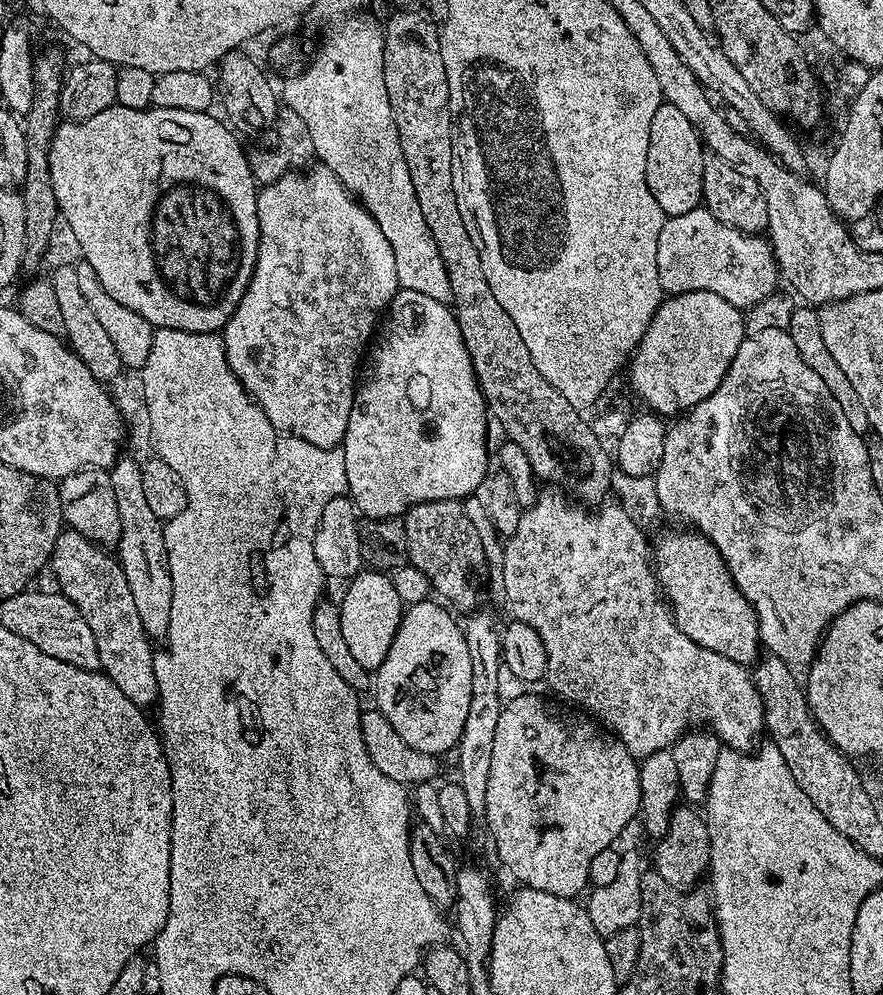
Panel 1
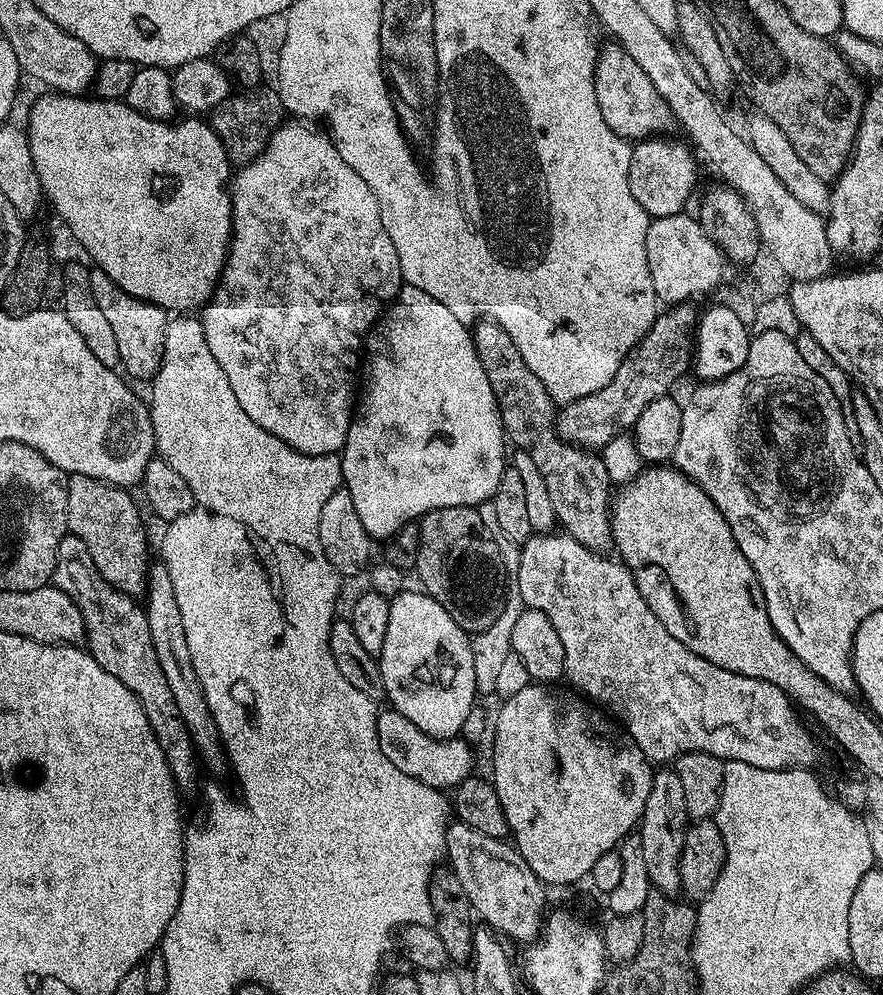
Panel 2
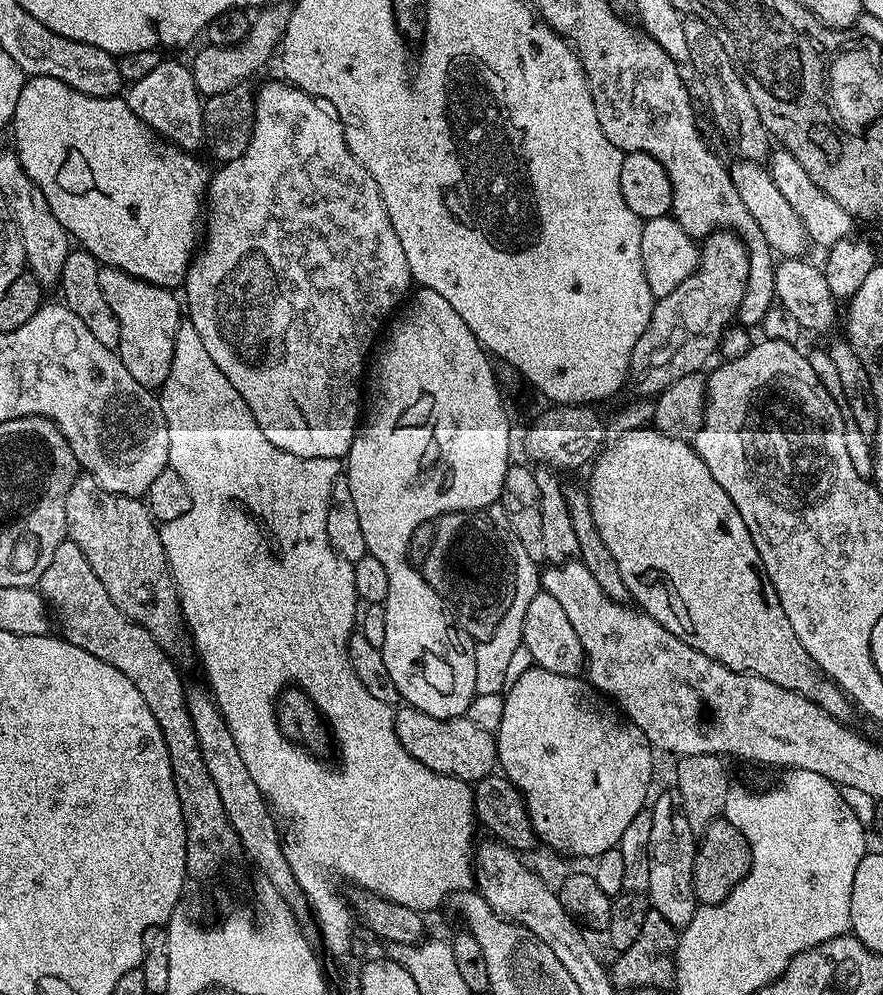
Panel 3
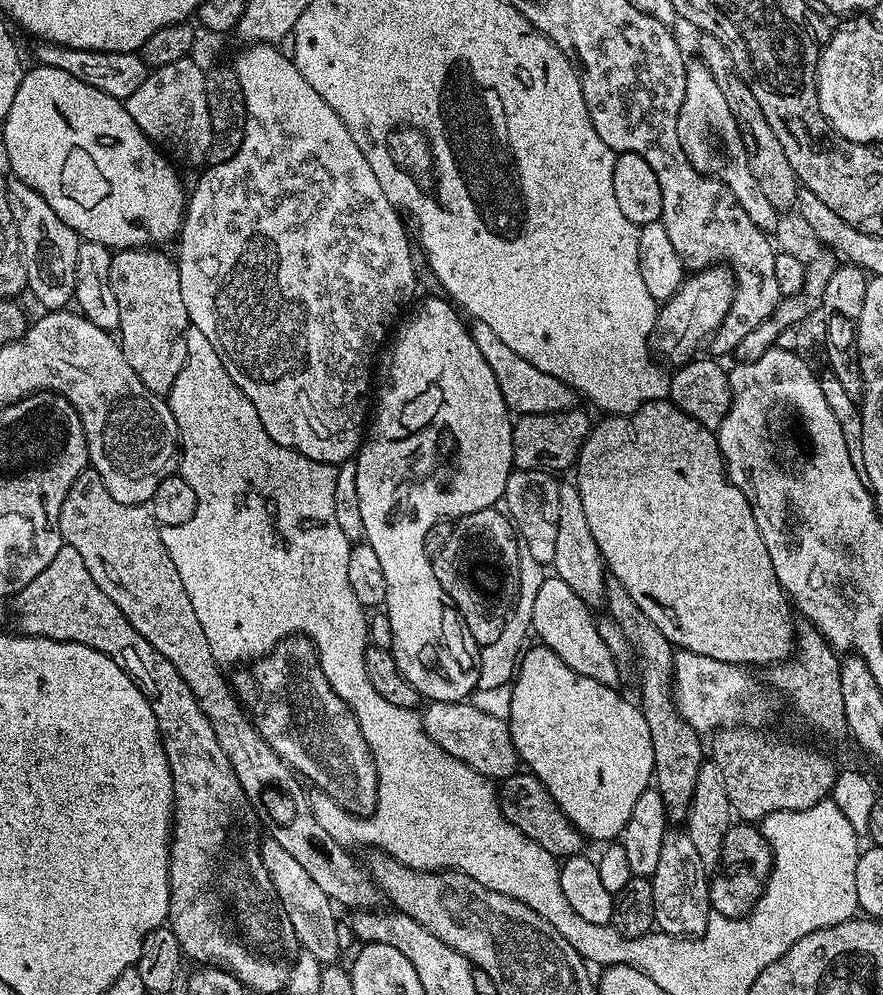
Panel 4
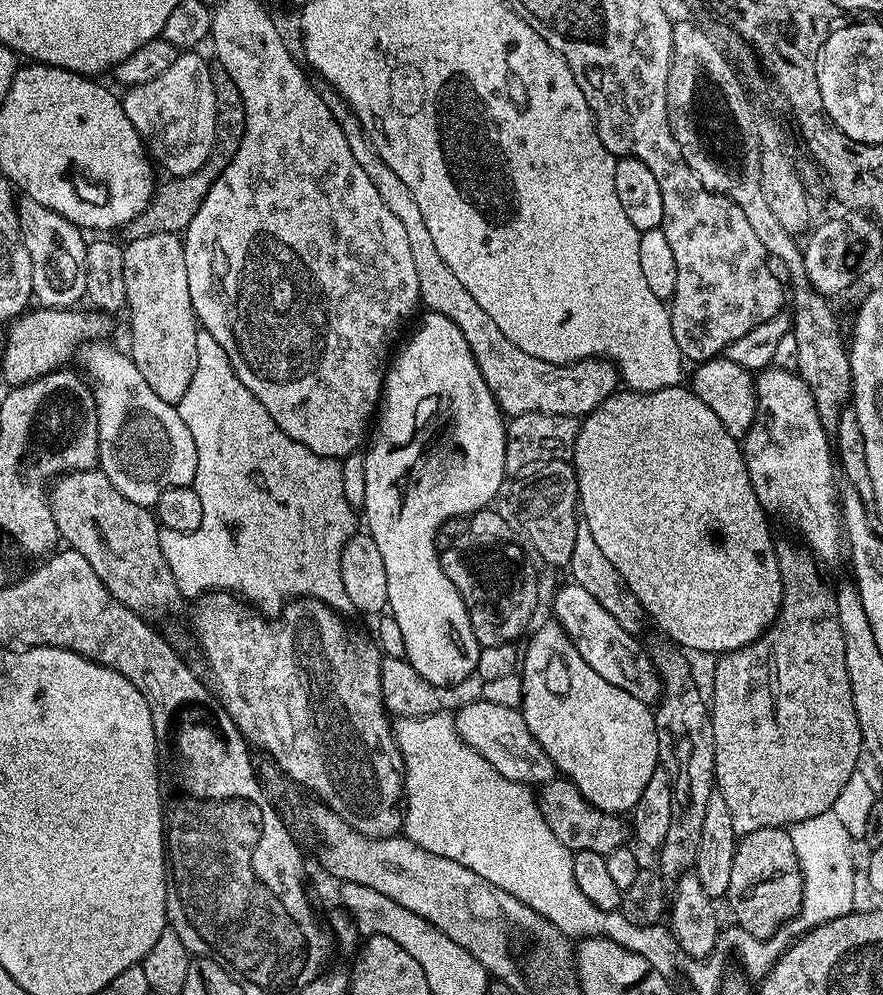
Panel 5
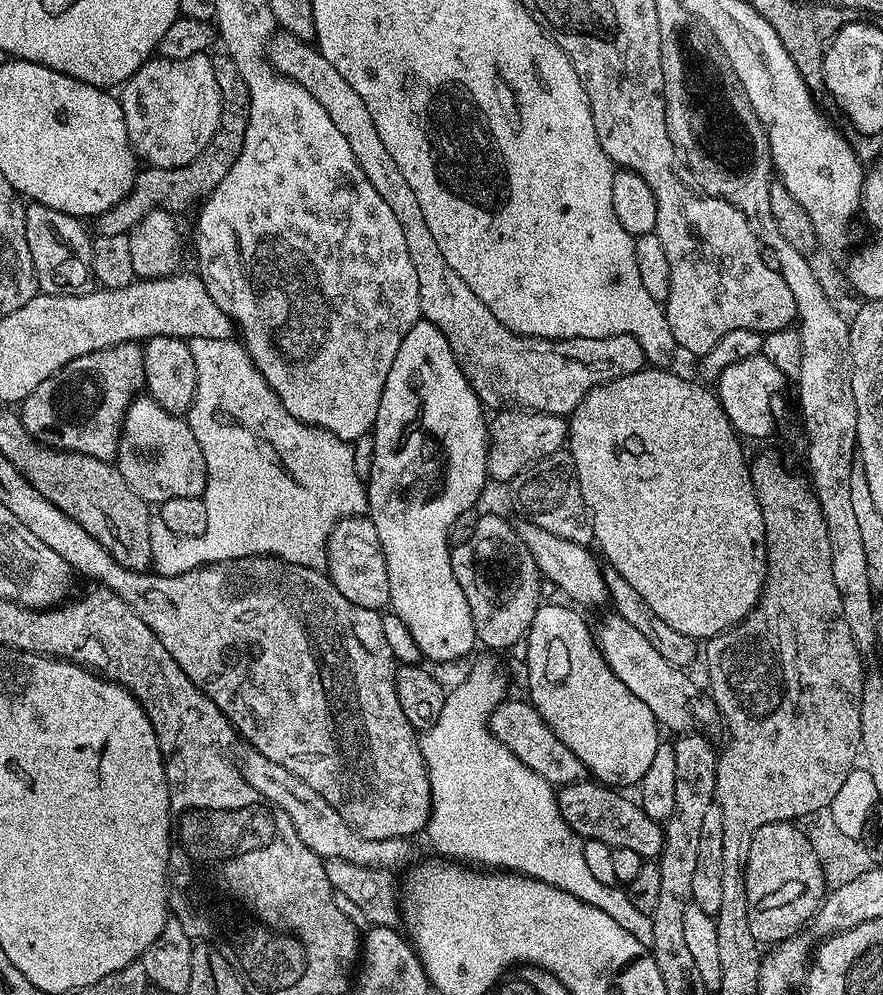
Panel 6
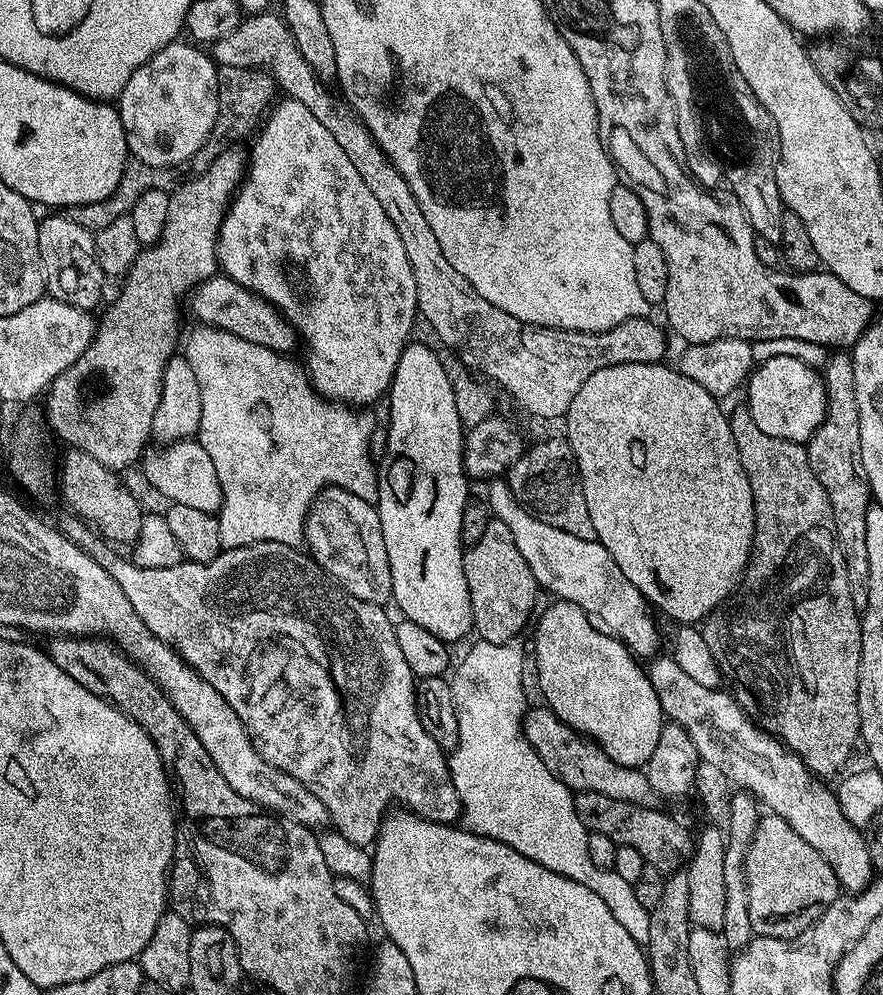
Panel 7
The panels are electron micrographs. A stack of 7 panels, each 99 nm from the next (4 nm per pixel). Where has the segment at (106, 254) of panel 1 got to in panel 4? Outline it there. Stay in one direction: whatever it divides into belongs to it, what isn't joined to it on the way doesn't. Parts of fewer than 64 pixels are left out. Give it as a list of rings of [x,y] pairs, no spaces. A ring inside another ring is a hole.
[[[45,64],[35,67],[32,69],[29,67],[25,71],[18,86],[18,94],[14,94],[14,102],[10,105],[6,118],[2,121],[4,152],[8,155],[9,166],[12,167],[11,175],[15,179],[26,182],[26,186],[38,190],[38,194],[42,194],[42,198],[46,198],[50,210],[54,210],[54,214],[58,214],[58,218],[62,218],[62,222],[66,222],[66,226],[70,226],[70,230],[74,230],[81,240],[98,242],[109,250],[164,246],[167,240],[175,241],[180,235],[180,225],[184,222],[186,207],[186,184],[184,188],[179,174],[176,173],[177,165],[153,144],[152,139],[140,129],[138,122],[134,122],[134,118],[130,118],[125,101],[114,98],[110,94],[102,94],[102,90],[94,90],[94,86],[90,86],[86,82],[78,82],[78,78],[74,78],[74,74],[66,74],[66,70],[58,70],[54,66]]]

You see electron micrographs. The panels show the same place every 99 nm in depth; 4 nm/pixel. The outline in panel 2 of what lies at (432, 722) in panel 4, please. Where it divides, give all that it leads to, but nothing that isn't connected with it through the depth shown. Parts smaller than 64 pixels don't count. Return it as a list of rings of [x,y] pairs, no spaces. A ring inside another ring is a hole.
[[[394,710],[377,711],[376,733],[378,734],[378,746],[402,774],[410,774],[410,778],[418,778],[431,788],[441,790],[455,789],[457,784],[462,783],[467,776],[473,775],[472,748],[464,741],[464,738],[449,738],[439,740],[436,736],[428,736],[410,718],[398,714]]]

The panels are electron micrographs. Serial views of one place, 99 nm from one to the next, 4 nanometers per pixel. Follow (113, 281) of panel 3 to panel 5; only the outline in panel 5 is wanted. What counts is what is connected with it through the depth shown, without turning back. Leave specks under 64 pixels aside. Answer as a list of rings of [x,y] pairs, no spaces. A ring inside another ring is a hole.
[[[175,232],[146,234],[146,238],[127,241],[123,250],[122,278],[126,281],[126,308],[129,311],[127,351],[150,390],[154,390],[162,402],[177,405],[190,386],[190,378],[194,378],[194,366],[198,366],[198,321],[190,302],[190,285],[186,283],[183,239]]]

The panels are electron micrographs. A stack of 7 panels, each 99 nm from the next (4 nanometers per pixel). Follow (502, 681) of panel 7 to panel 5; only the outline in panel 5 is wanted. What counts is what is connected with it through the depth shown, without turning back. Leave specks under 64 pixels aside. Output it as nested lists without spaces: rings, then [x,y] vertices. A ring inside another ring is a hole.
[[[439,711],[433,716],[400,718],[395,721],[396,745],[404,763],[403,835],[407,836],[410,842],[422,846],[422,850],[430,854],[442,854],[442,858],[450,858],[450,862],[458,862],[458,866],[474,870],[474,874],[486,878],[486,882],[494,882],[498,890],[514,894],[514,898],[530,906],[565,936],[605,936],[607,940],[618,942],[631,952],[644,956],[646,962],[654,966],[654,970],[671,977],[676,968],[676,956],[678,957],[676,940],[671,931],[660,922],[635,925],[627,921],[619,910],[598,910],[598,906],[594,906],[594,902],[590,902],[590,898],[586,898],[586,894],[578,890],[578,882],[574,882],[572,851],[562,846],[562,842],[554,838],[554,830],[546,826],[546,818],[542,818],[537,793],[529,785],[519,784],[498,774],[498,770],[494,770],[494,766],[490,766],[490,762],[479,756],[456,732],[455,719],[451,715],[444,715],[443,711]]]

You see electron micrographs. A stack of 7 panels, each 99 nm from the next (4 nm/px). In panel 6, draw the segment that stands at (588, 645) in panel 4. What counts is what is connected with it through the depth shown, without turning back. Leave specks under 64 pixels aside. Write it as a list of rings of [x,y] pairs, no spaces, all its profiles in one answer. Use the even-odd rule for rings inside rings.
[[[609,614],[601,622],[600,629],[595,629],[594,635],[610,670],[614,670],[614,674],[625,684],[626,690],[630,690],[638,698],[642,698],[646,706],[650,706],[650,714],[654,714],[657,724],[667,731],[669,728],[672,734],[687,734],[695,728],[708,730],[704,728],[717,723],[718,713],[711,695],[705,694],[702,688],[700,693],[699,686],[687,676],[688,672],[666,662],[650,646],[649,639],[641,631],[634,630],[629,622],[618,615]]]

